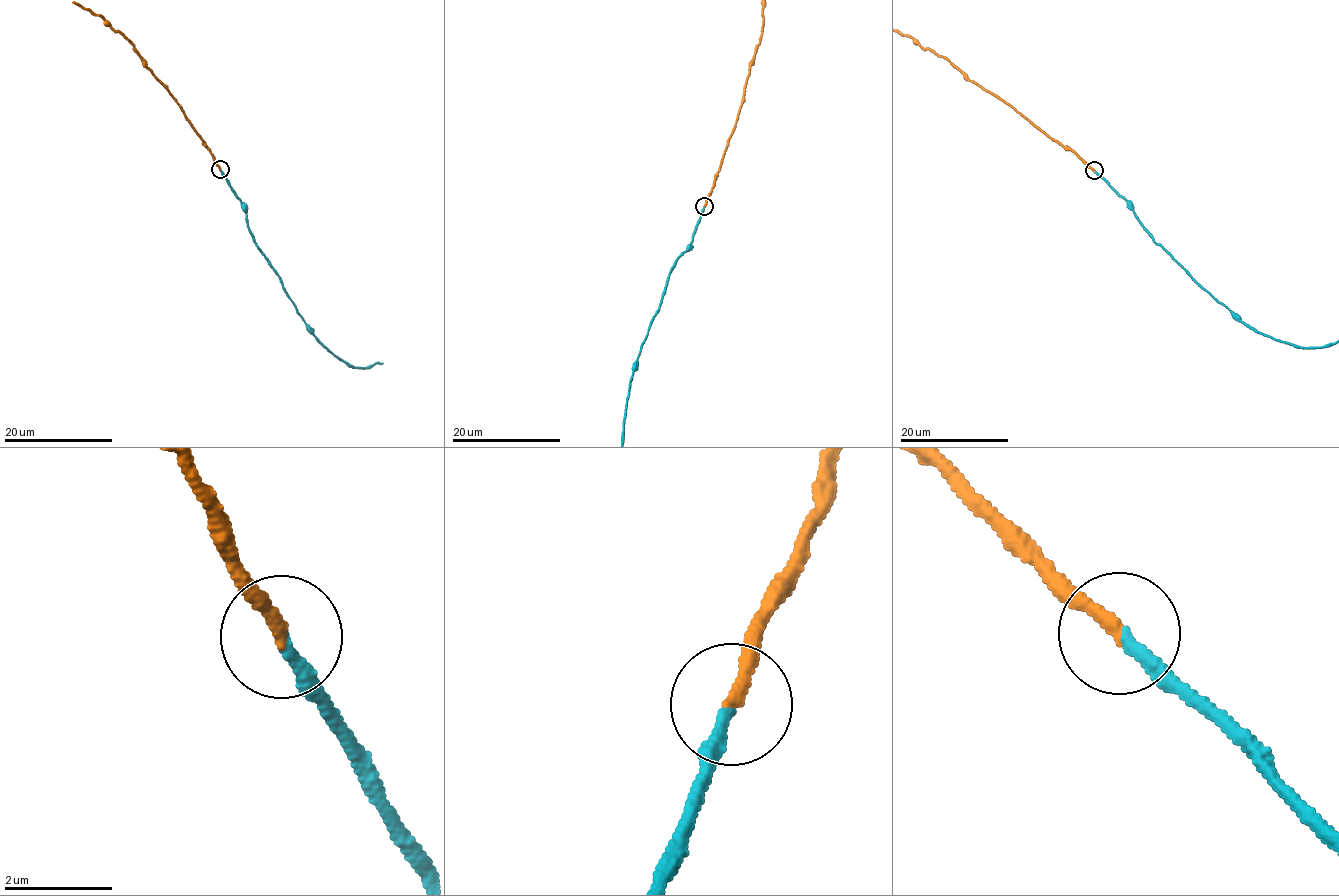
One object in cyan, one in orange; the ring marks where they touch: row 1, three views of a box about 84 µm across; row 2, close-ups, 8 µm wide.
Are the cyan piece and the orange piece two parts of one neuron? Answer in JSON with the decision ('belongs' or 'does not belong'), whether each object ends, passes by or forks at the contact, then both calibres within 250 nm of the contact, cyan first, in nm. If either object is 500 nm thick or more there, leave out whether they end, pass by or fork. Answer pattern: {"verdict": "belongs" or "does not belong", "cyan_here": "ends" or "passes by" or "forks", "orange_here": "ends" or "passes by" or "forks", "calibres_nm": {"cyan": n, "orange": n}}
{"verdict": "belongs", "cyan_here": "ends", "orange_here": "ends", "calibres_nm": {"cyan": 240, "orange": 240}}

